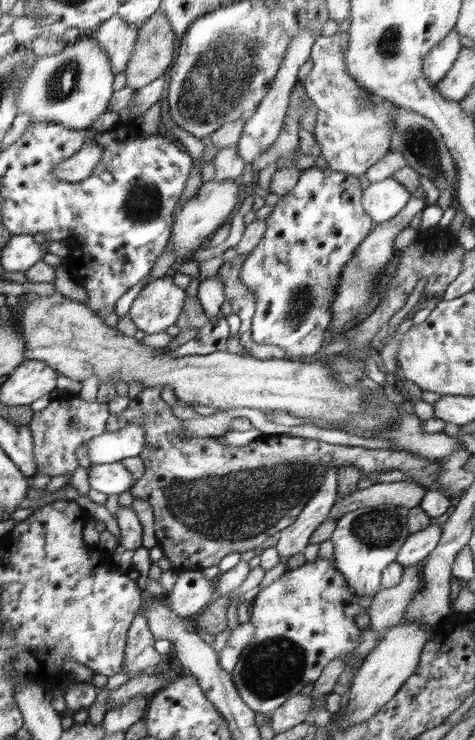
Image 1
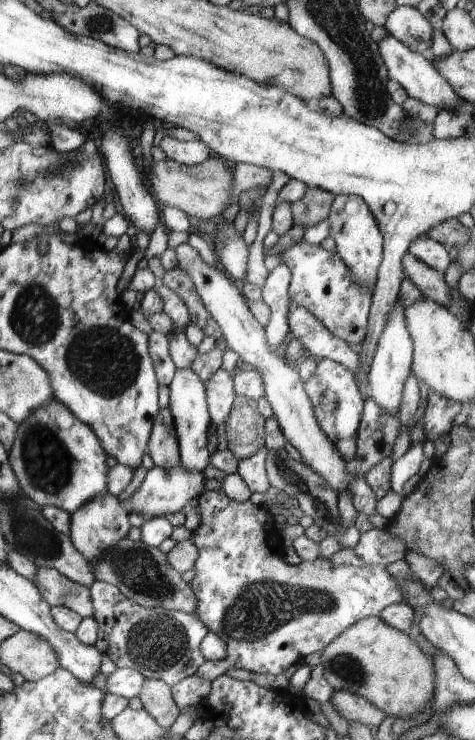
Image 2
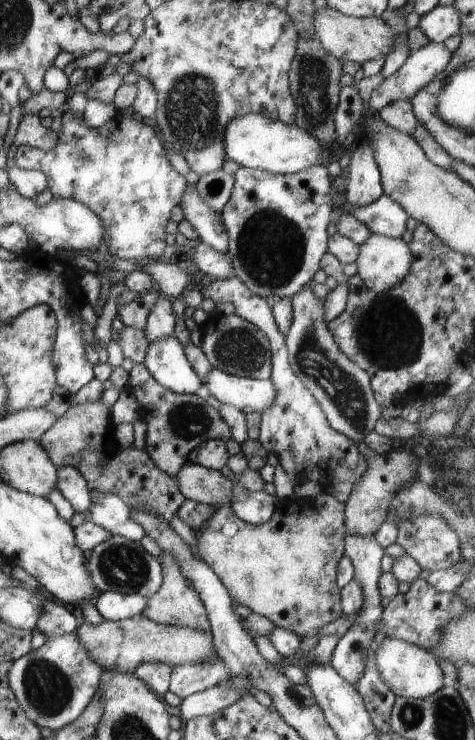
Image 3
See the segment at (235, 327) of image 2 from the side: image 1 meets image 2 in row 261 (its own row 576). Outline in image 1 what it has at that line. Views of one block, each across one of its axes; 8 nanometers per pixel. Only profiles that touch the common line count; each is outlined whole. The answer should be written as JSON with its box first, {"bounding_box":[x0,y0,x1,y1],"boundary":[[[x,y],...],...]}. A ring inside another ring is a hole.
{"bounding_box":[164,571,215,620],"boundary":[[[202,571],[177,572],[178,580],[172,592],[164,597],[170,611],[182,620],[194,619],[208,604],[214,602],[215,580],[204,578]]]}

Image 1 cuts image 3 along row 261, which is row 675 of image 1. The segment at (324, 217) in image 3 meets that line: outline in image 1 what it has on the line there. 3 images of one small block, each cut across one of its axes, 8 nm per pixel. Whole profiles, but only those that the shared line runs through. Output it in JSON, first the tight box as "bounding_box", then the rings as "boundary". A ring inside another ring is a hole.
{"bounding_box":[231,558,373,715],"boundary":[[[318,558],[315,562],[306,563],[295,570],[287,570],[278,580],[266,586],[255,597],[250,610],[249,622],[255,627],[254,637],[242,651],[231,672],[233,684],[242,701],[254,712],[268,715],[280,708],[288,698],[298,695],[305,686],[316,683],[324,667],[336,659],[336,656],[348,654],[360,645],[361,631],[354,618],[360,613],[367,614],[373,598],[355,596],[336,570],[333,558]]]}

